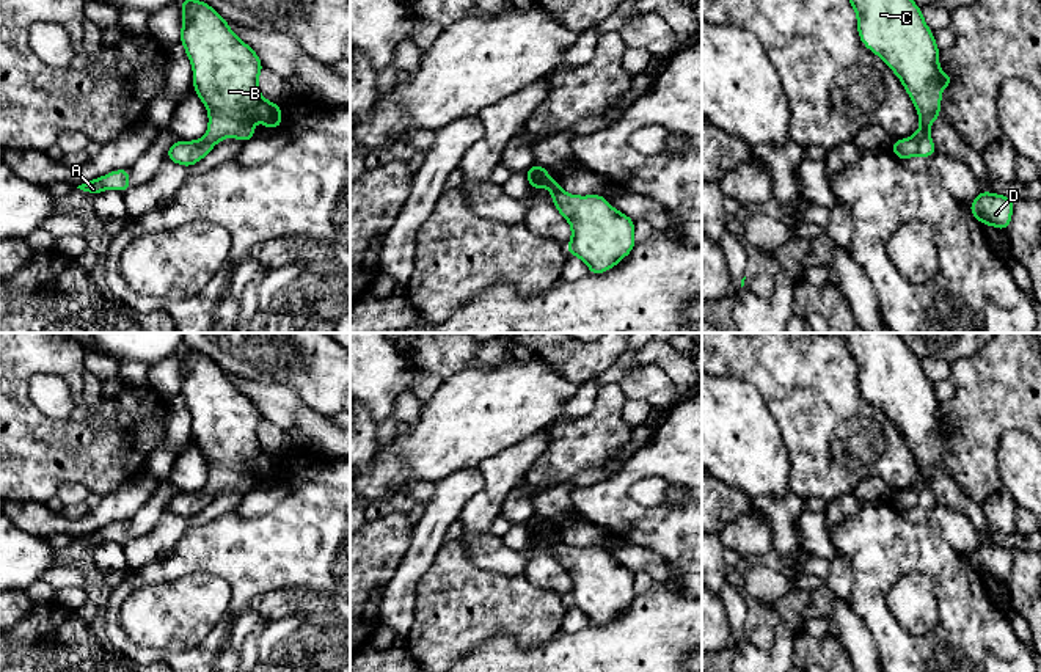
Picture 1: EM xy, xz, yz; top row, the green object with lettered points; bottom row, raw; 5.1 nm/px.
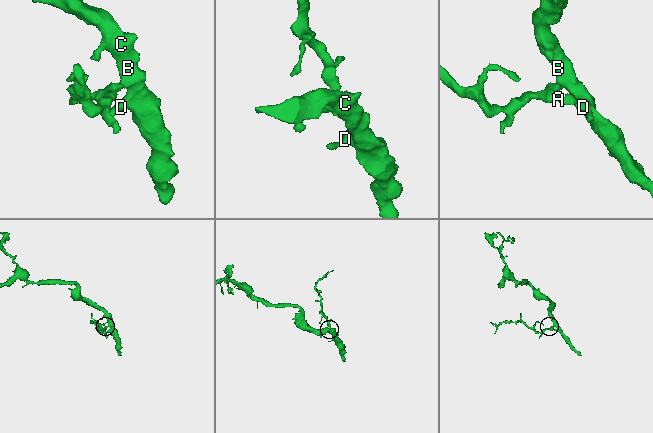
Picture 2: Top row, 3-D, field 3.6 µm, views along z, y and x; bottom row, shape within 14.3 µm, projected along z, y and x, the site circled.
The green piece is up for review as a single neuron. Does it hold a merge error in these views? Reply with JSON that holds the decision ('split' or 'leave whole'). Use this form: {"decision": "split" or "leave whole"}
{"decision": "leave whole"}

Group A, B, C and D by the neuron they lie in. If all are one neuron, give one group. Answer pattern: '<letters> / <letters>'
A B C D

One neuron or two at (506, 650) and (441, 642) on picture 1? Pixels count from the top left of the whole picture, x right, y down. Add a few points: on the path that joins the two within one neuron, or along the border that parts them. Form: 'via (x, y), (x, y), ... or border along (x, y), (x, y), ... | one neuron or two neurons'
border along (509, 633), (495, 633), (463, 655) | two neurons

